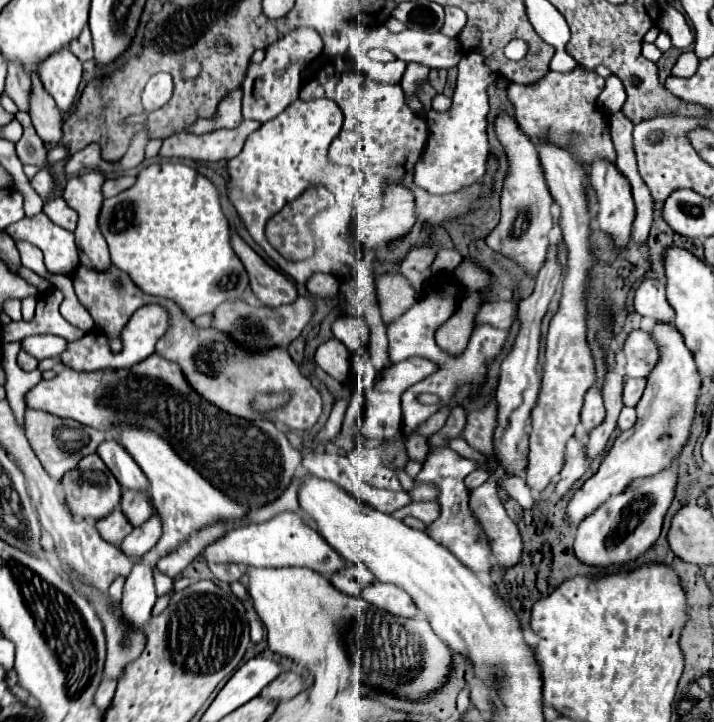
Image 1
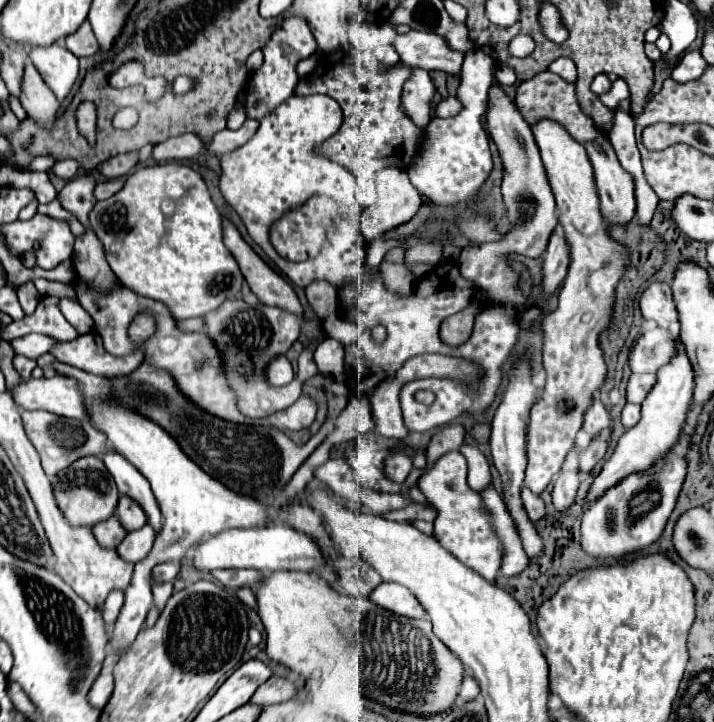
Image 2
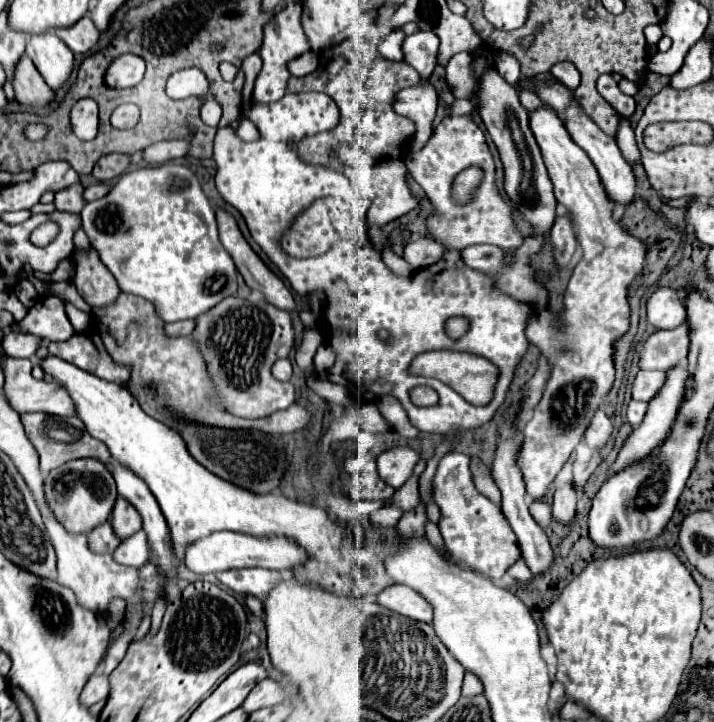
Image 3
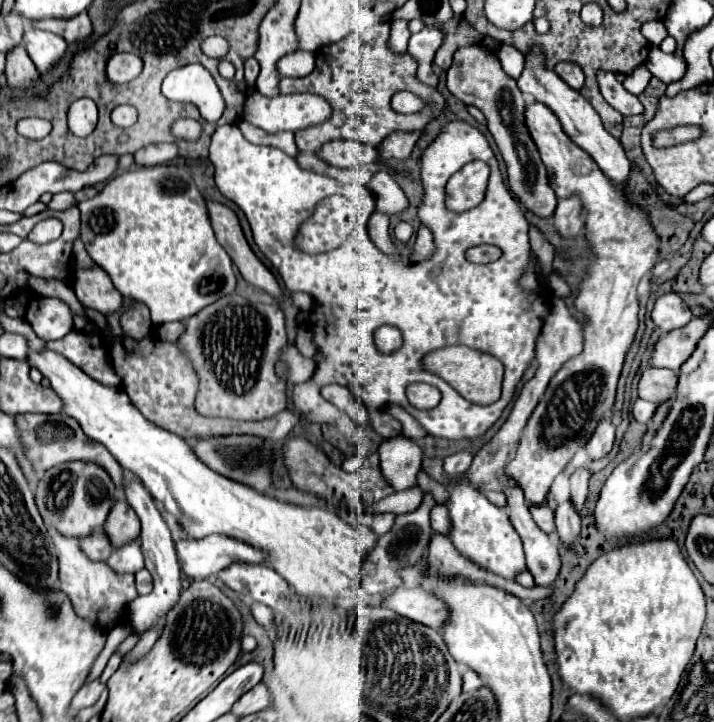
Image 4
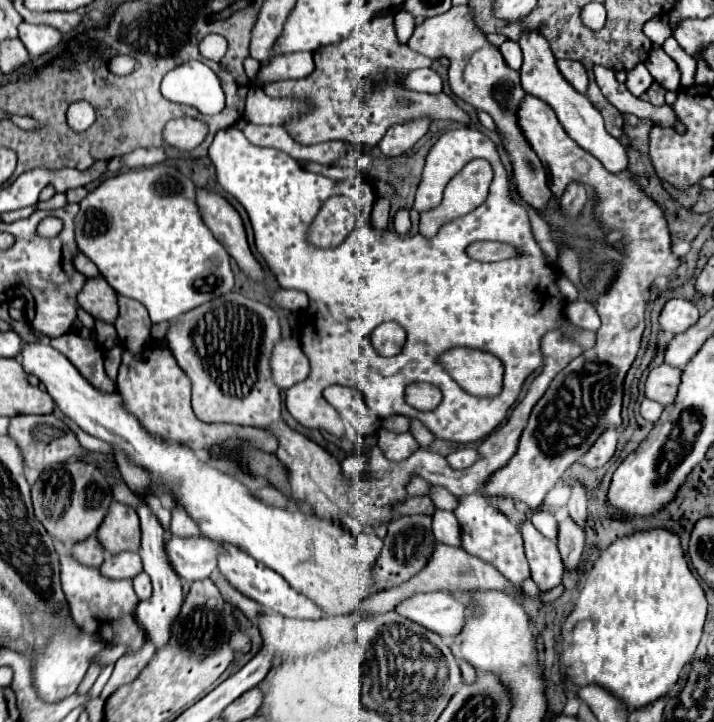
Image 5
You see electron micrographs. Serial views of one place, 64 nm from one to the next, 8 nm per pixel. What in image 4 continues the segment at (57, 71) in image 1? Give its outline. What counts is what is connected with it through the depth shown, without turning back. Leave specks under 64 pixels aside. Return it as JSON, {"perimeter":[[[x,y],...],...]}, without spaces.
{"perimeter":[[[26,28],[22,42],[26,44],[26,52],[42,74],[48,72],[66,52],[66,40],[62,36],[38,28]]]}

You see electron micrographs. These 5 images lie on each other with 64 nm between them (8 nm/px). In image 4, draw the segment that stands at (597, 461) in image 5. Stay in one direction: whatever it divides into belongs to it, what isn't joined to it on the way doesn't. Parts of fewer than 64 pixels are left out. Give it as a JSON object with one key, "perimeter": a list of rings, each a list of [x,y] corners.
{"perimeter":[[[602,420],[592,434],[592,440],[586,444],[586,452],[590,460],[602,460],[604,456],[610,454],[616,438],[616,428],[610,420]]]}

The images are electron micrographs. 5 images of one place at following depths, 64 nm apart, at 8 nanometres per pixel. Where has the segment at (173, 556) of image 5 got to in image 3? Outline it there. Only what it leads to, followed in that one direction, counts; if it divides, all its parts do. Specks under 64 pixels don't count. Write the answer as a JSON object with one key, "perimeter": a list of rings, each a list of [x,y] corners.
{"perimeter":[[[216,532],[206,538],[200,538],[186,546],[184,564],[194,574],[214,574],[232,568],[268,568],[268,570],[288,570],[300,562],[304,562],[304,550],[292,544],[288,538],[252,538],[248,534],[238,532]]]}

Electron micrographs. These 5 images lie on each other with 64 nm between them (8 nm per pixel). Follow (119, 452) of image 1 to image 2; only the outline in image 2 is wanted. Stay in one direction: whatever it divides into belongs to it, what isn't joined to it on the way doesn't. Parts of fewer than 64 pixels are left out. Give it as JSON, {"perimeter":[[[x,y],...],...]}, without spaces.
{"perimeter":[[[110,450],[102,460],[104,460],[108,472],[112,474],[112,478],[116,480],[120,494],[130,496],[134,502],[138,502],[140,508],[144,510],[146,518],[148,518],[146,524],[152,526],[156,534],[160,534],[162,516],[160,516],[160,508],[158,508],[158,502],[150,490],[148,480],[132,464],[128,464],[128,460],[124,460],[114,450]]]}

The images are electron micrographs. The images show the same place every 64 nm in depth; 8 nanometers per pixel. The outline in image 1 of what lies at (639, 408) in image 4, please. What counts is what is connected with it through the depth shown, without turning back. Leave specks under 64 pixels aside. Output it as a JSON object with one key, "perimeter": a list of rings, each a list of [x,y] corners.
{"perimeter":[[[624,406],[622,412],[620,412],[620,418],[618,418],[618,426],[620,430],[626,430],[626,428],[632,428],[636,422],[636,410],[634,408],[628,408]]]}

